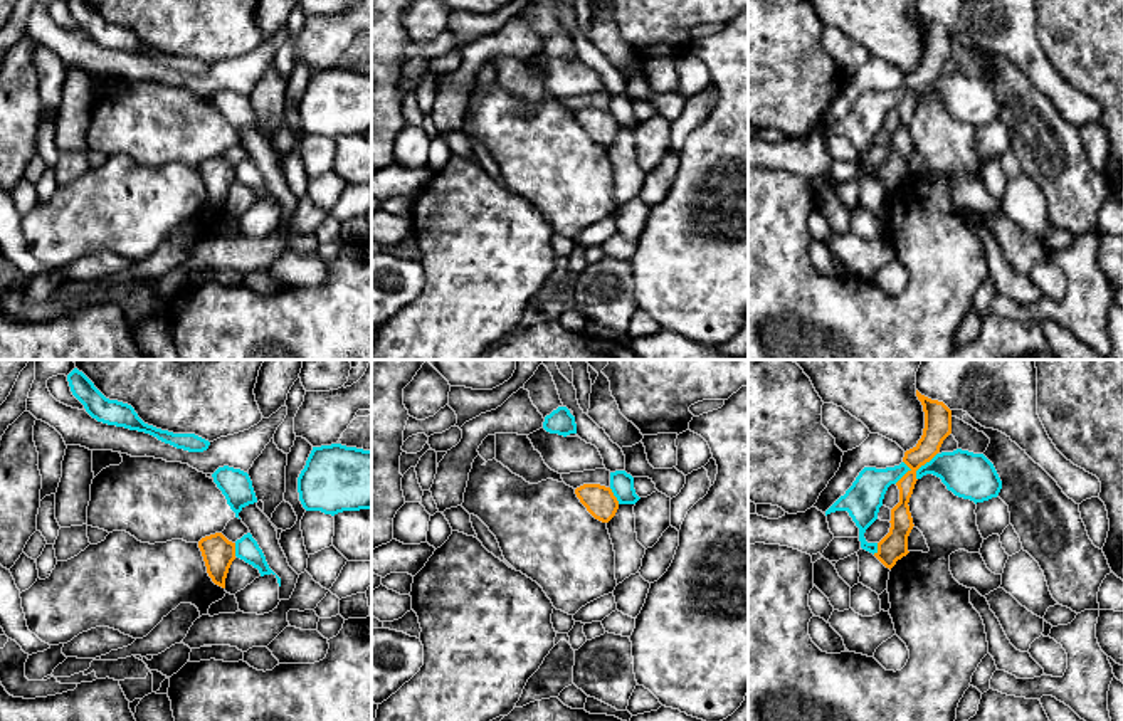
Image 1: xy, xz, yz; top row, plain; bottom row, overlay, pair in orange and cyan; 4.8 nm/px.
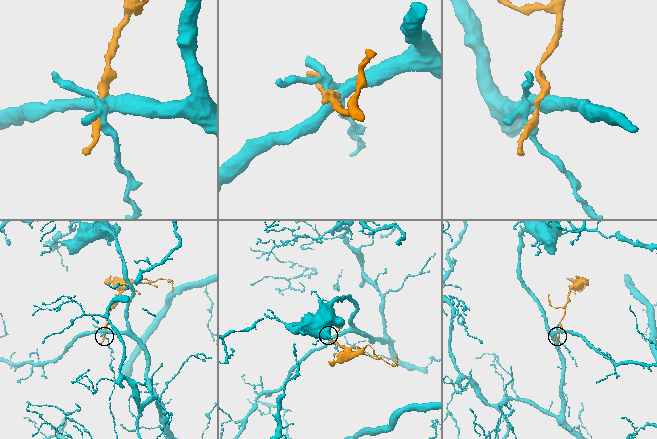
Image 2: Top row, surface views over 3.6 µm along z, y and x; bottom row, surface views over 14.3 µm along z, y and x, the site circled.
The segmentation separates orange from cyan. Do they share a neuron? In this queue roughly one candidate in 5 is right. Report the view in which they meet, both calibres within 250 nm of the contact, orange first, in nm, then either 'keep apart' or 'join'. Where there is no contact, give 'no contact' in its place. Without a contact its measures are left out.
contact in yz; calibres 130 and 220 nm; keep apart

